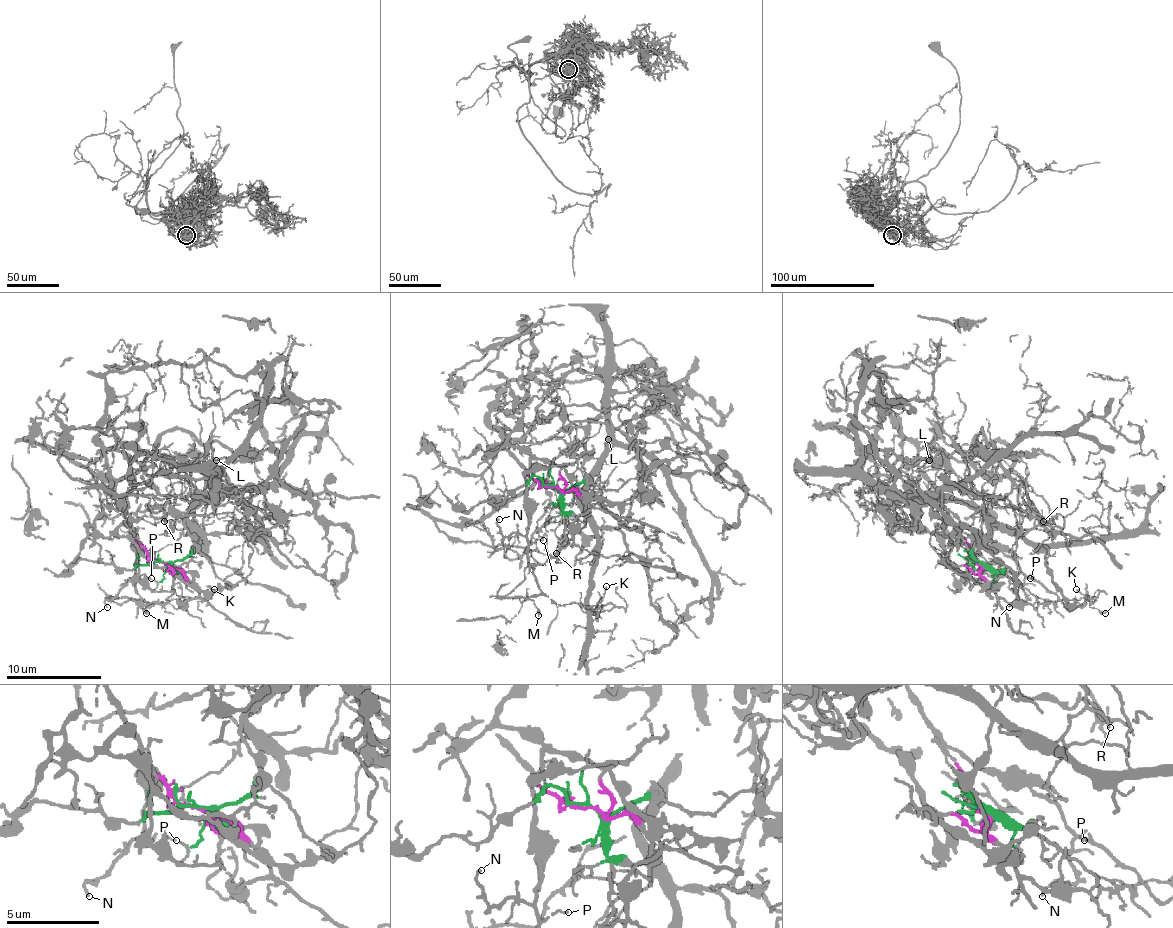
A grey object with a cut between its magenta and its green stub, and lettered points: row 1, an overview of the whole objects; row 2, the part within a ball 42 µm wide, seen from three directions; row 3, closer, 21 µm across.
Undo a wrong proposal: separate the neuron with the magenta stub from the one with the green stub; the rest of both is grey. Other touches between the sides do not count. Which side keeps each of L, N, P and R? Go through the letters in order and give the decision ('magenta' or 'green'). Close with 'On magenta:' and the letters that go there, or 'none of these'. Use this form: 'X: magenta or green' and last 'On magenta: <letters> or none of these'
L: green
N: magenta
P: magenta
R: green
On magenta: N, P

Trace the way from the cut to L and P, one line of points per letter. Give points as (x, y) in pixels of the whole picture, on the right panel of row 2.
L: (977, 561), (982, 516), (972, 507), (894, 497), (880, 485), (894, 481), (889, 450), (930, 459)
P: (977, 561), (968, 538), (999, 545), (1029, 578)

